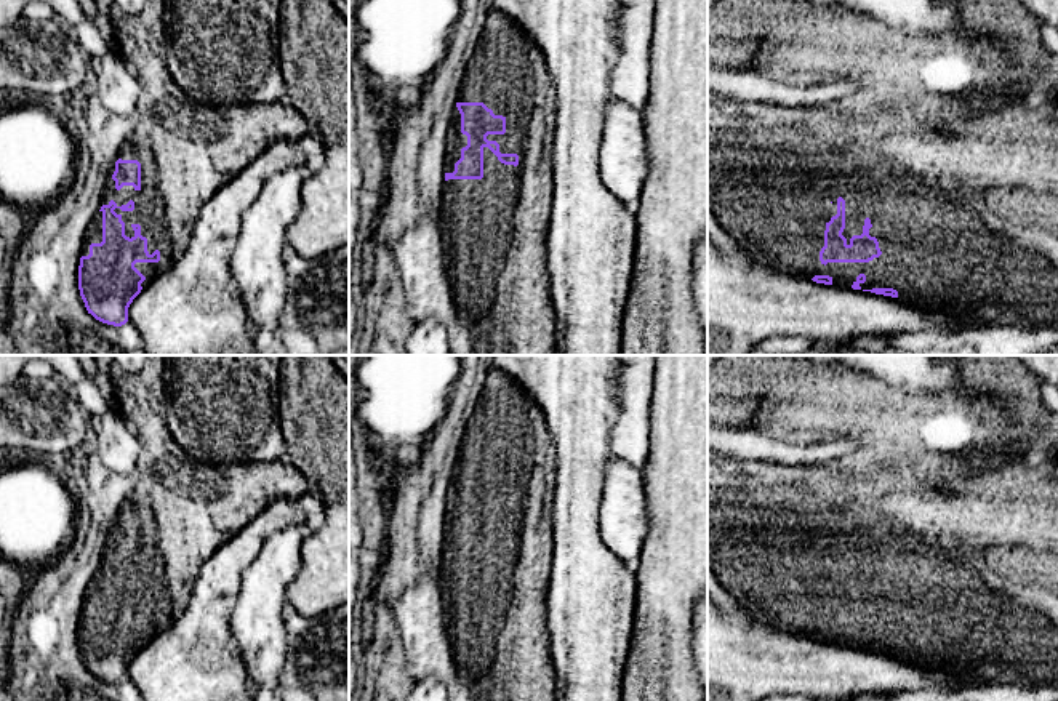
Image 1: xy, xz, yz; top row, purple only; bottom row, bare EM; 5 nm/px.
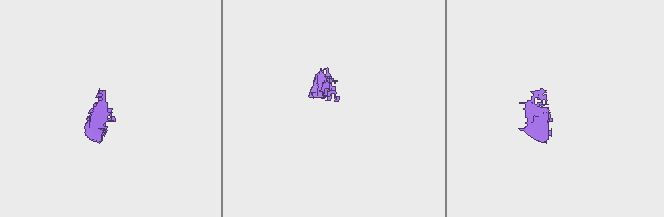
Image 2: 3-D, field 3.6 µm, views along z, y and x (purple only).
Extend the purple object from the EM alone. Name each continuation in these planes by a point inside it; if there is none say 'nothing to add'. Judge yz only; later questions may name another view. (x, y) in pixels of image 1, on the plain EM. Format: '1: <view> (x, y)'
1: yz (748, 660)

